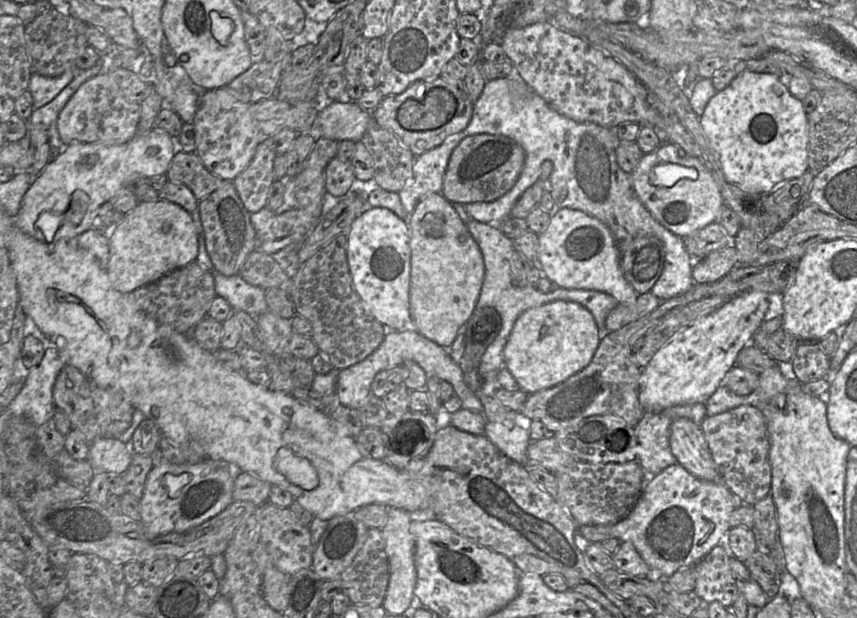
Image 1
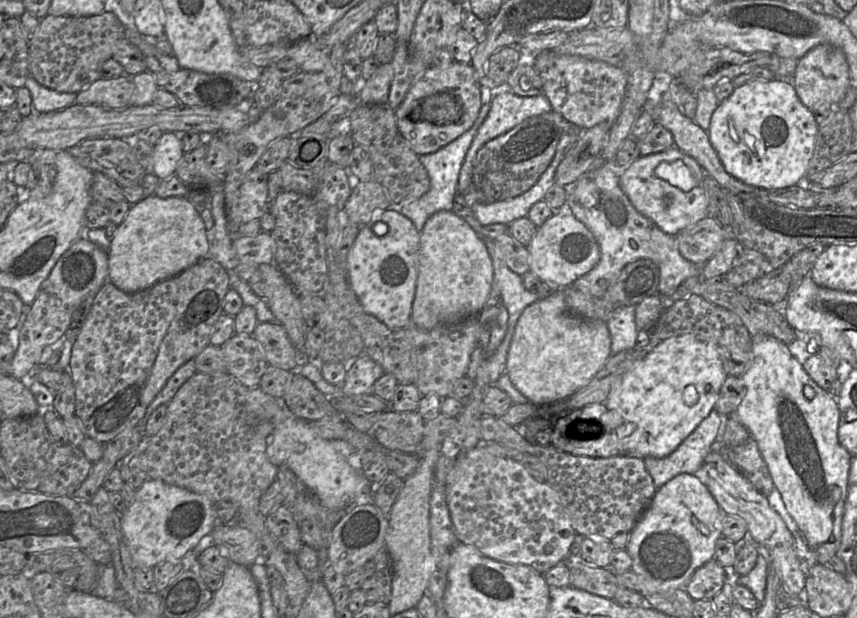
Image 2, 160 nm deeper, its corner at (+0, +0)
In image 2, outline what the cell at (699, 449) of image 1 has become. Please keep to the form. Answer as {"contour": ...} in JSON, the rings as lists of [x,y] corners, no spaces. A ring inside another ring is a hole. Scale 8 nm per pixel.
{"contour":[[[712,450],[705,458],[695,476],[708,488],[722,513],[738,516],[745,520],[748,535],[758,547],[765,548],[774,564],[784,588],[793,595],[803,596],[807,578],[807,564],[796,551],[795,540],[782,517],[770,506],[768,497],[762,495],[724,457],[723,452]]]}

